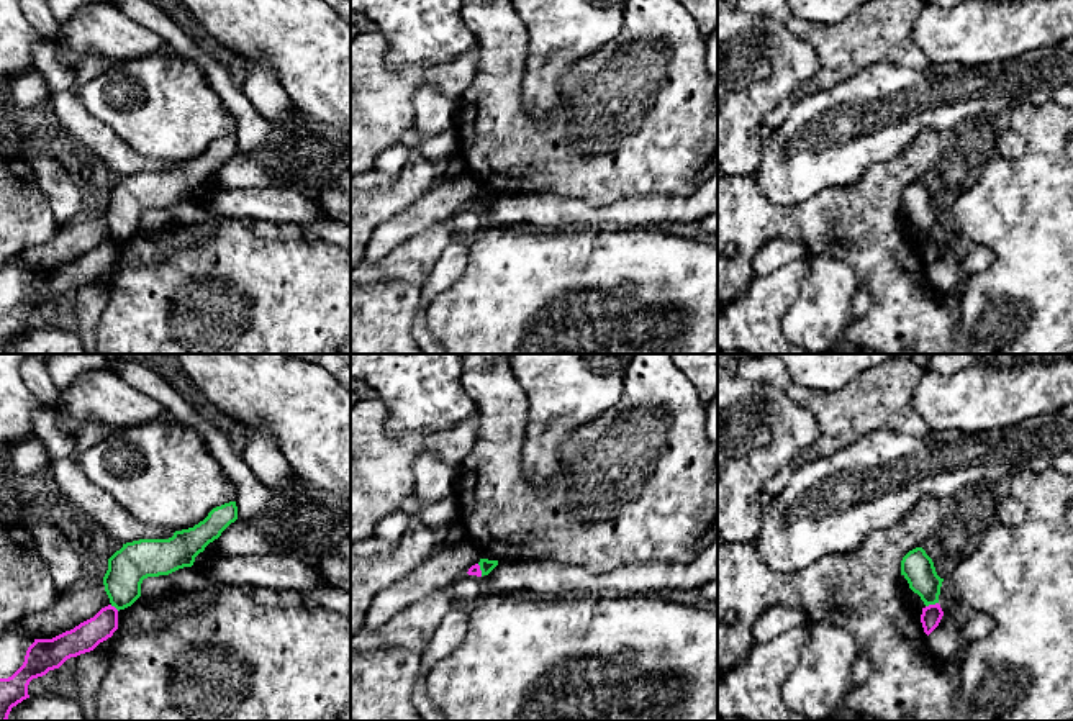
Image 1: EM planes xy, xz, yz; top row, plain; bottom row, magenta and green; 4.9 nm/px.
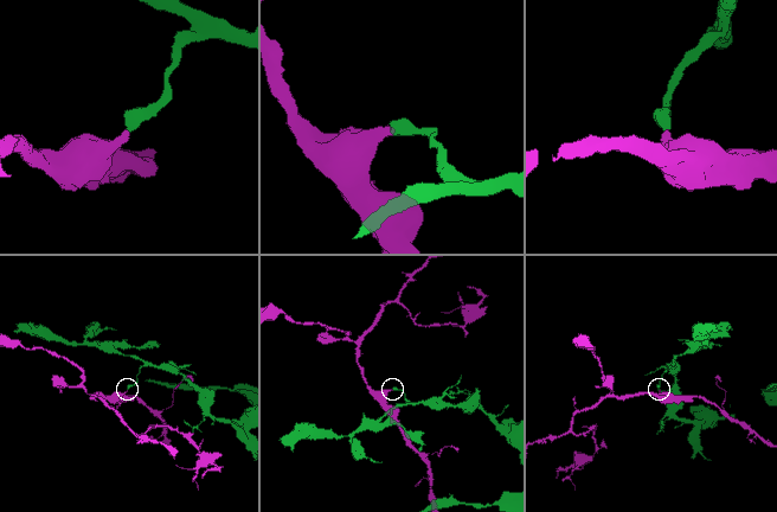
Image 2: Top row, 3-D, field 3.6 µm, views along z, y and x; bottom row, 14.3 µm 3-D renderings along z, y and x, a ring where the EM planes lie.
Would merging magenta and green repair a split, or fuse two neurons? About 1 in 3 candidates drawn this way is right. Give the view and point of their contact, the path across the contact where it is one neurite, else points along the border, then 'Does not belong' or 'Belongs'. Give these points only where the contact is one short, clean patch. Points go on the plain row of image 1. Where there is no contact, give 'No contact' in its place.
Touches magenta at yz (931, 238). Boundary: yz (937, 235), (926, 240). Does not belong

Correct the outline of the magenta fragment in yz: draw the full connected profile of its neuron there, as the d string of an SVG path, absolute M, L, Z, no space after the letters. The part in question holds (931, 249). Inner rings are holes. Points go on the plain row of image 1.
M939 236L922 241L921 256L927 269L939 259L942 249L944 244Z

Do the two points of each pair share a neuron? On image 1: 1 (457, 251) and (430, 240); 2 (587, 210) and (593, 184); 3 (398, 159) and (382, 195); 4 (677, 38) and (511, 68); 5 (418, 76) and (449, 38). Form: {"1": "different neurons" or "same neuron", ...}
{"1": "different neurons", "2": "different neurons", "3": "different neurons", "4": "same neuron", "5": "different neurons"}

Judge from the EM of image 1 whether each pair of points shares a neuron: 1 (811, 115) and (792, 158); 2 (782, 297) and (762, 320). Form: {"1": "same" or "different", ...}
{"1": "same", "2": "same"}

